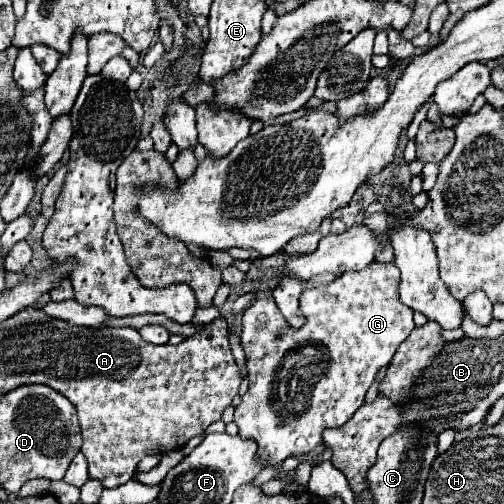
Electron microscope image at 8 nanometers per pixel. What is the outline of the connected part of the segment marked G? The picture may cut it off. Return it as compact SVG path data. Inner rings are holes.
M374 261L374 263L370 263L368 267L364 267L362 271L348 271L348 273L344 273L342 277L338 277L336 281L332 281L332 283L328 283L328 285L318 285L318 287L306 289L306 291L302 293L302 299L300 299L300 311L308 317L308 321L306 321L306 325L304 325L302 329L296 329L296 331L284 321L284 317L282 317L282 313L278 311L278 307L276 307L276 303L274 303L274 297L272 297L270 293L258 297L258 299L246 309L246 313L244 313L244 317L242 317L242 325L244 325L244 329L242 329L242 349L244 349L244 355L246 355L248 385L250 385L250 387L248 387L246 395L240 399L240 403L236 405L234 423L238 425L238 431L240 431L242 439L254 439L254 441L258 443L258 455L256 455L256 461L258 461L258 463L268 463L268 467L280 469L282 463L284 463L284 459L288 459L288 457L292 457L292 455L302 455L302 453L314 451L314 449L322 443L322 431L324 431L324 429L344 425L344 423L360 409L360 405L364 403L366 391L368 391L368 387L372 385L376 373L392 361L392 357L394 357L394 353L398 351L400 343L402 343L402 341L412 333L412 329L414 329L414 319L412 319L414 311L410 311L410 307L406 307L404 303L400 303L400 297L398 297L398 283L400 283L400 279L391 278L400 278L400 271L395 264Z

